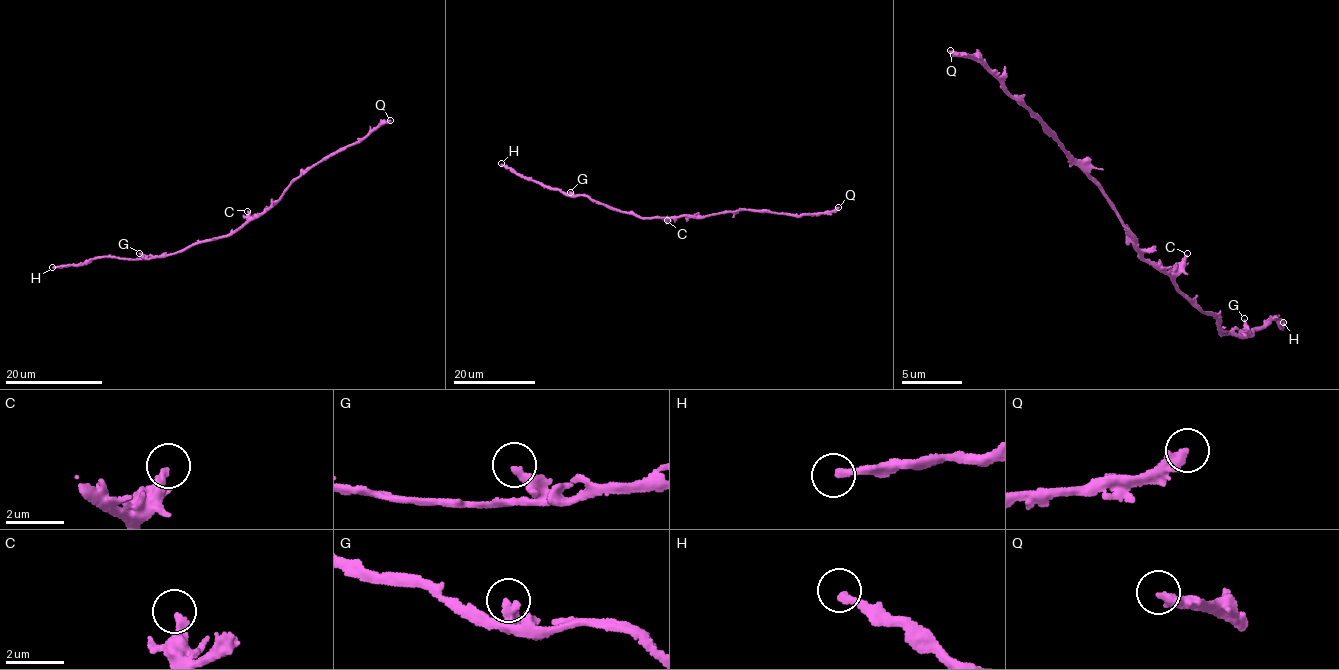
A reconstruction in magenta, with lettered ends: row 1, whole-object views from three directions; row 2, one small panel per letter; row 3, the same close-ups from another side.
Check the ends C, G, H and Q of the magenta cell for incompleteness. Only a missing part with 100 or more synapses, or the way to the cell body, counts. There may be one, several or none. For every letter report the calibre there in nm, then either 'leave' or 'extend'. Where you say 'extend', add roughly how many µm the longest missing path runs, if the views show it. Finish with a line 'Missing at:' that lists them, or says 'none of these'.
C: 300 nm thick; leave
G: 280 nm thick; leave
H: 260 nm thick; leave
Q: 340 nm thick; extend; about 40 µm are missing
Missing at: Q

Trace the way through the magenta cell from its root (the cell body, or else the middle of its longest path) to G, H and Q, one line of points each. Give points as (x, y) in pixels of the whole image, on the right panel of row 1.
G: (1174, 285), (1203, 312), (1220, 314), (1220, 332), (1226, 332), (1221, 334), (1235, 330), (1244, 335), (1244, 318)
H: (1174, 285), (1203, 312), (1220, 314), (1221, 334), (1251, 335), (1275, 317), (1279, 327), (1283, 322)
Q: (1174, 285), (1146, 263), (1108, 196), (1043, 134), (1044, 127), (1012, 100), (996, 76), (950, 50)

